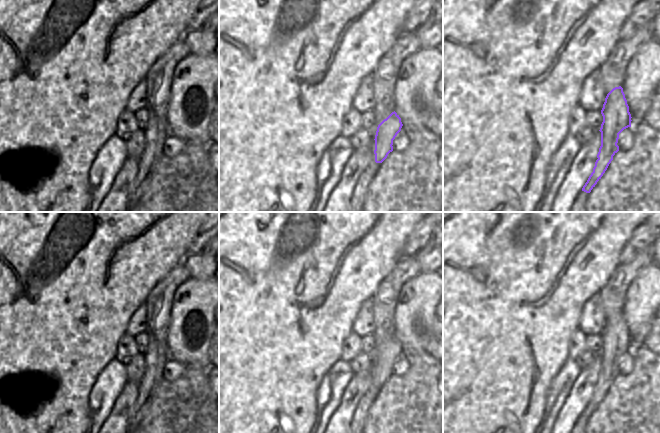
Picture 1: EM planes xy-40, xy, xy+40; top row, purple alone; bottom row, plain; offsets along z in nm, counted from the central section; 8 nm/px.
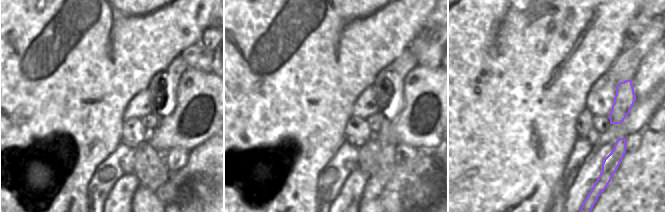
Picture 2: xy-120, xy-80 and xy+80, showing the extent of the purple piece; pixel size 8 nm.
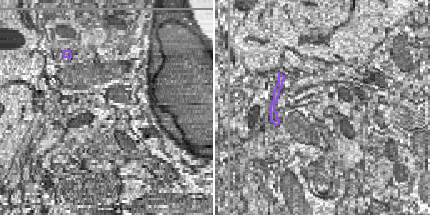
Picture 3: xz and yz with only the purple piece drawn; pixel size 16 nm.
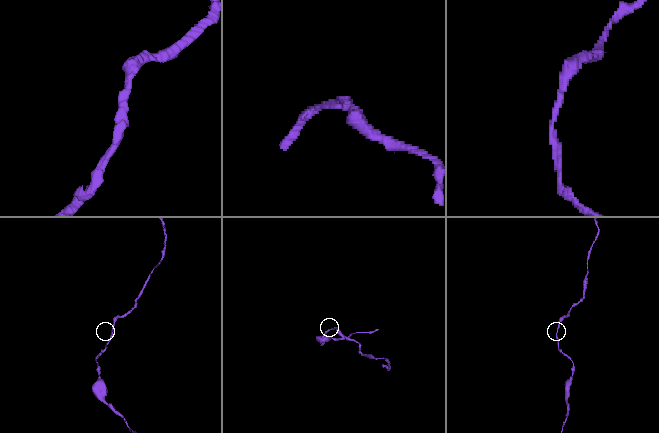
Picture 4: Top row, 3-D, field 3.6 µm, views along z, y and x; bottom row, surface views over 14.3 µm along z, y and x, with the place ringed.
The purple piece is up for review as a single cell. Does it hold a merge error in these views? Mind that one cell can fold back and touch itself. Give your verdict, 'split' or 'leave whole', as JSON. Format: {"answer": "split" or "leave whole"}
{"answer": "leave whole"}

